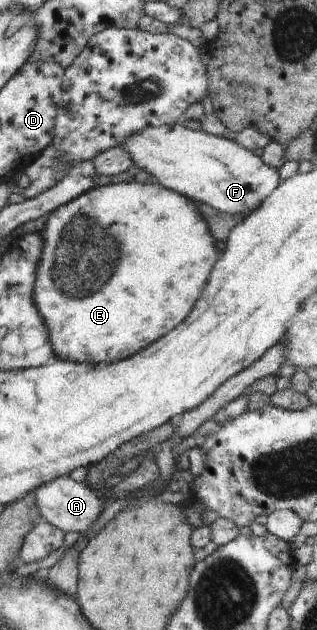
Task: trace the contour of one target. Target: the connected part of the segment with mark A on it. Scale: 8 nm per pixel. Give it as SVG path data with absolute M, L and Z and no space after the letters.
M60 476L54 481L40 486L31 493L38 505L41 516L63 532L76 531L83 533L98 519L107 504L100 499L84 482L76 482L70 476Z

